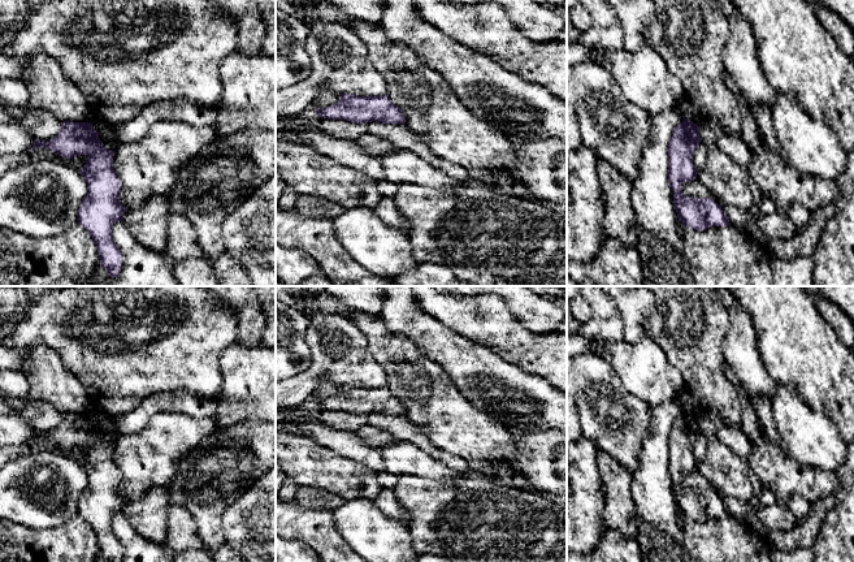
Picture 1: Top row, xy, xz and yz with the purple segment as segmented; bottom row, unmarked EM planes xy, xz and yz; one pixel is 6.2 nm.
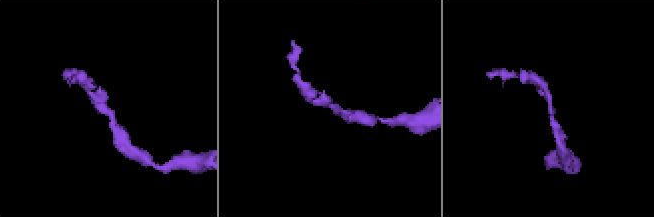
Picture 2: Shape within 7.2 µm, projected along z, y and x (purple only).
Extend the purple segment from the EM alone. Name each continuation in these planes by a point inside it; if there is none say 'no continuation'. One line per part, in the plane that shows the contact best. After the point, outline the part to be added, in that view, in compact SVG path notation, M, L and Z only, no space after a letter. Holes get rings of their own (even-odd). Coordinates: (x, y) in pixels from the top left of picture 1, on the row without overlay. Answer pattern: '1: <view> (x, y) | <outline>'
no continuation

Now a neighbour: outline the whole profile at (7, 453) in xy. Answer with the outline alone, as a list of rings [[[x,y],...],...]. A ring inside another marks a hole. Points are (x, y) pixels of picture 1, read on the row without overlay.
[[[39,438],[35,441],[30,441],[27,445],[0,446],[0,467],[3,467],[10,461],[18,459],[22,455],[39,453],[39,451],[58,453],[81,463],[87,450],[88,446],[81,446],[68,451],[61,449],[57,444],[52,441],[48,441],[45,438]]]

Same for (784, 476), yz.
[[[762,424],[759,437],[751,441],[747,463],[760,483],[785,502],[793,494],[814,502],[820,497],[833,496],[840,489],[833,471],[803,466],[789,458],[767,437]]]

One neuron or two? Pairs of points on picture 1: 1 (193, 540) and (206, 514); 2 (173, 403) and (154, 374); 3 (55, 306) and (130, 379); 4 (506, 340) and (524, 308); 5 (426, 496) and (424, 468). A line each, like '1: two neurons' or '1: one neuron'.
1: two neurons
2: two neurons
3: one neuron
4: two neurons
5: two neurons

